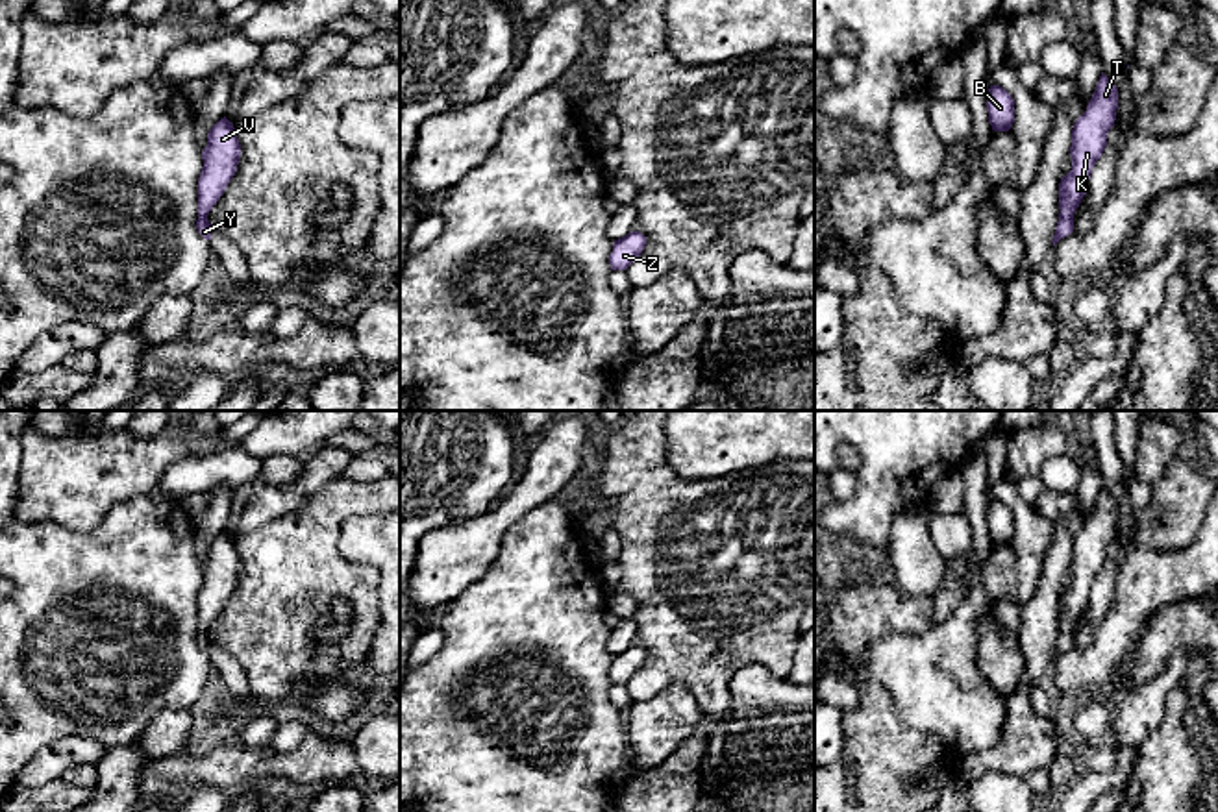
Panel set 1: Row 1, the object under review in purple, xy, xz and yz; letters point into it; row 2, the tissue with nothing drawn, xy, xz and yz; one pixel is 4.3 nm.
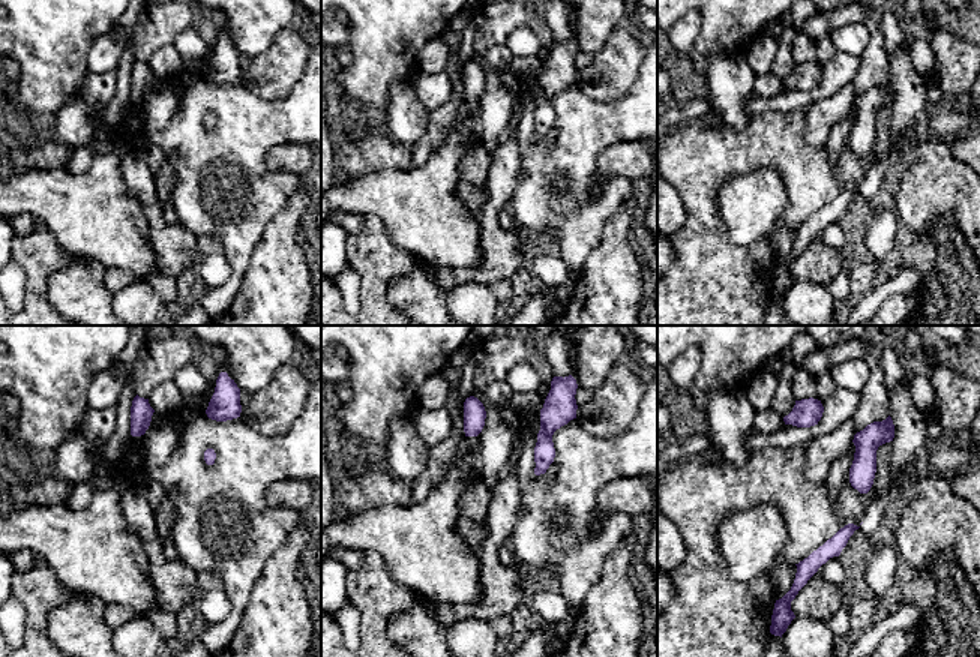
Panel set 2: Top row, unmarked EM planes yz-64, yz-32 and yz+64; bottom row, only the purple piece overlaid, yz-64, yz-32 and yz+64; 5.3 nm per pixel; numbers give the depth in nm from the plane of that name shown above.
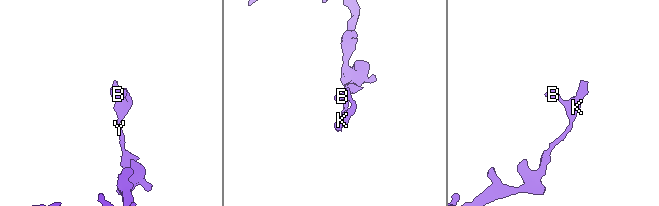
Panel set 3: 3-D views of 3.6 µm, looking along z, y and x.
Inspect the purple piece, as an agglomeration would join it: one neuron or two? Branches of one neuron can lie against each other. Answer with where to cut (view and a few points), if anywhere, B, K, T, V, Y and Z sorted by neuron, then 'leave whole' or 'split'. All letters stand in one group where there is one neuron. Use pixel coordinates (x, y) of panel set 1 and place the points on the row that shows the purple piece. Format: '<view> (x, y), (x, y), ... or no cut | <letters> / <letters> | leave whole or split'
no cut | B K T V Y Z | leave whole

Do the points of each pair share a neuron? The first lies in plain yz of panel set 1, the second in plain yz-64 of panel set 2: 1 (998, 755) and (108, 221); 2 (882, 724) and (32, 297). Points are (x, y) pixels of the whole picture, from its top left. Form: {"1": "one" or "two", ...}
{"1": "two", "2": "one"}

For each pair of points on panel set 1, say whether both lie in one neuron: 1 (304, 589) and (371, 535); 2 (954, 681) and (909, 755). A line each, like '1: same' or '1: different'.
1: different
2: different

